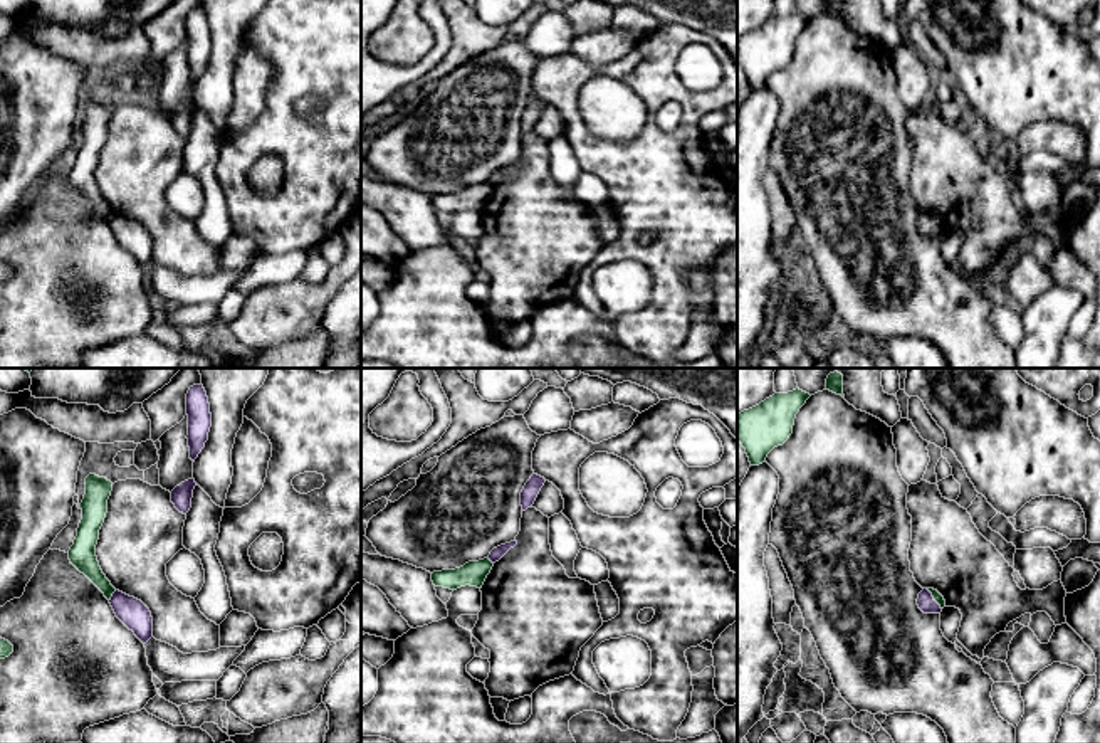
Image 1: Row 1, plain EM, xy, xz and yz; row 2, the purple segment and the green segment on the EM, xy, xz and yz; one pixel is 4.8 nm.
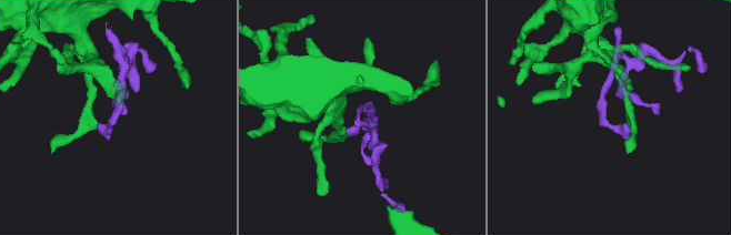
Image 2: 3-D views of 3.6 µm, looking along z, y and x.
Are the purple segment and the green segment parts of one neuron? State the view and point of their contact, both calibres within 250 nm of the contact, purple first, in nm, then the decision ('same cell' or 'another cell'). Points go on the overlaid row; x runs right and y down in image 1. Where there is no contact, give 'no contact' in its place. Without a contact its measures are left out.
xy (113, 595) | 140/130 nm | another cell

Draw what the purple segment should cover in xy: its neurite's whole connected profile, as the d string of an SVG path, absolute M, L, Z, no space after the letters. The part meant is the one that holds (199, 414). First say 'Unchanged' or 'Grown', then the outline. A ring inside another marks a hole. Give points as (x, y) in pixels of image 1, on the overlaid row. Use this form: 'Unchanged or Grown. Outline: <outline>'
Unchanged. Outline: M203 385L190 387L186 393L186 415L188 415L188 447L190 459L195 462L205 442L208 440L208 432L212 427L212 414L207 392Z

